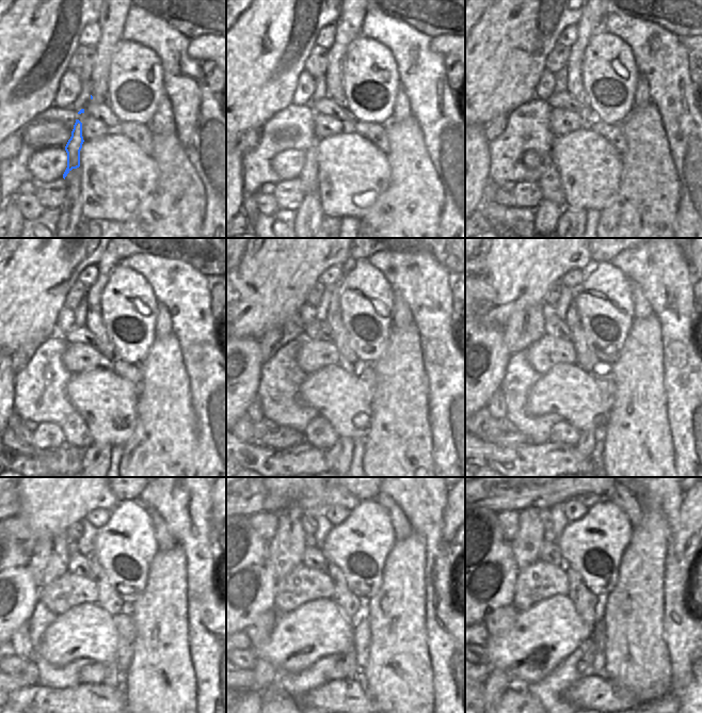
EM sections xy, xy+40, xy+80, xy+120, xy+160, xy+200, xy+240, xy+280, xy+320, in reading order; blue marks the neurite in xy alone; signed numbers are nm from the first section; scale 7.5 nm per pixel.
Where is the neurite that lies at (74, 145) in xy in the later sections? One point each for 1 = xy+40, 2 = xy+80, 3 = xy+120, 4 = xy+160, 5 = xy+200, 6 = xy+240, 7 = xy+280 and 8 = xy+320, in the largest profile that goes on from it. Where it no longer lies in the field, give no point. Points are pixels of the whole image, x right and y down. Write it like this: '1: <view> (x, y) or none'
1: xy+40 (308, 175)
2: xy+80 (549, 183)
3: xy+120 (76, 432)
4: xy+160 (319, 433)
5: xy+200 (561, 432)
6: xy+240 (93, 672)
7: xy+280 (337, 672)
8: xy+320 (584, 668)

